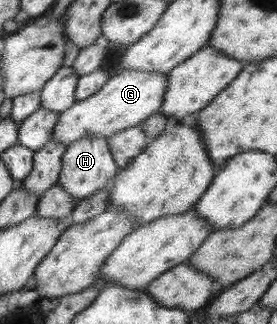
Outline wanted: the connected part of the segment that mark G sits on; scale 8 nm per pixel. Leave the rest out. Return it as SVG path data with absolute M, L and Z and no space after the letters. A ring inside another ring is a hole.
M123 69L120 72L110 77L97 93L76 101L69 109L60 112L53 128L52 139L55 142L71 146L73 142L87 136L108 139L117 131L135 127L160 111L168 84L167 74Z

